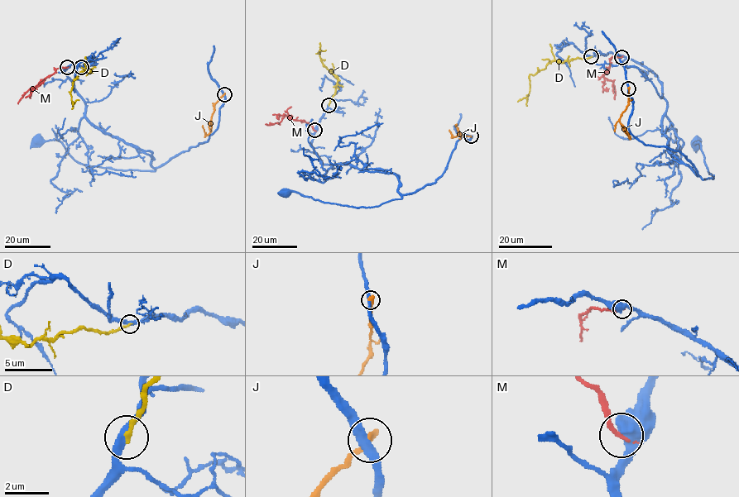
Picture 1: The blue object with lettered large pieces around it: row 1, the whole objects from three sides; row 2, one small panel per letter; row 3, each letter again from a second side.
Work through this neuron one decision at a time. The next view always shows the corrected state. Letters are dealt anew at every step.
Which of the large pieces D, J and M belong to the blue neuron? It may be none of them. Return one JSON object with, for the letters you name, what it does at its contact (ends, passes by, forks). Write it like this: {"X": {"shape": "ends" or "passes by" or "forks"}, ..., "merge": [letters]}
{"merge": []}

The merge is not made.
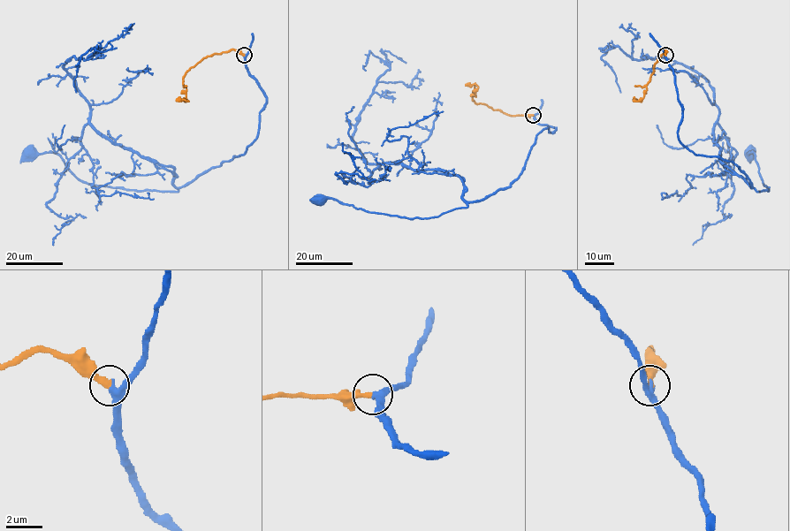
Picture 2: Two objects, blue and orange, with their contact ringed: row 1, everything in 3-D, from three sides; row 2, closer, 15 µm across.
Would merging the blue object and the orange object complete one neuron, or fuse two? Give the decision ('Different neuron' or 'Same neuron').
Same neuron

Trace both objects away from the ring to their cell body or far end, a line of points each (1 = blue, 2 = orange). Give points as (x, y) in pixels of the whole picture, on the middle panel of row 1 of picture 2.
1: (533, 115), (555, 129), (536, 135), (525, 169), (509, 186), (467, 207), (404, 218), (319, 200)
2: (533, 115), (511, 116), (476, 103), (472, 97), (478, 87), (472, 84), (465, 86)

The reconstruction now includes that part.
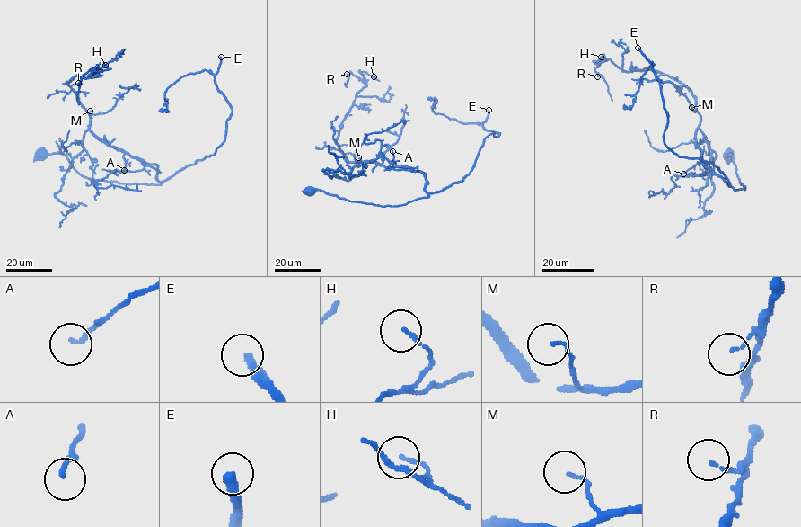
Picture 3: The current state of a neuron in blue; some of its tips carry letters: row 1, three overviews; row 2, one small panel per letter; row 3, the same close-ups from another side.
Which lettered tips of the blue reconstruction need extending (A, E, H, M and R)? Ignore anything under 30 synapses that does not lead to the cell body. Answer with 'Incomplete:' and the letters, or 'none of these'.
Incomplete: E

